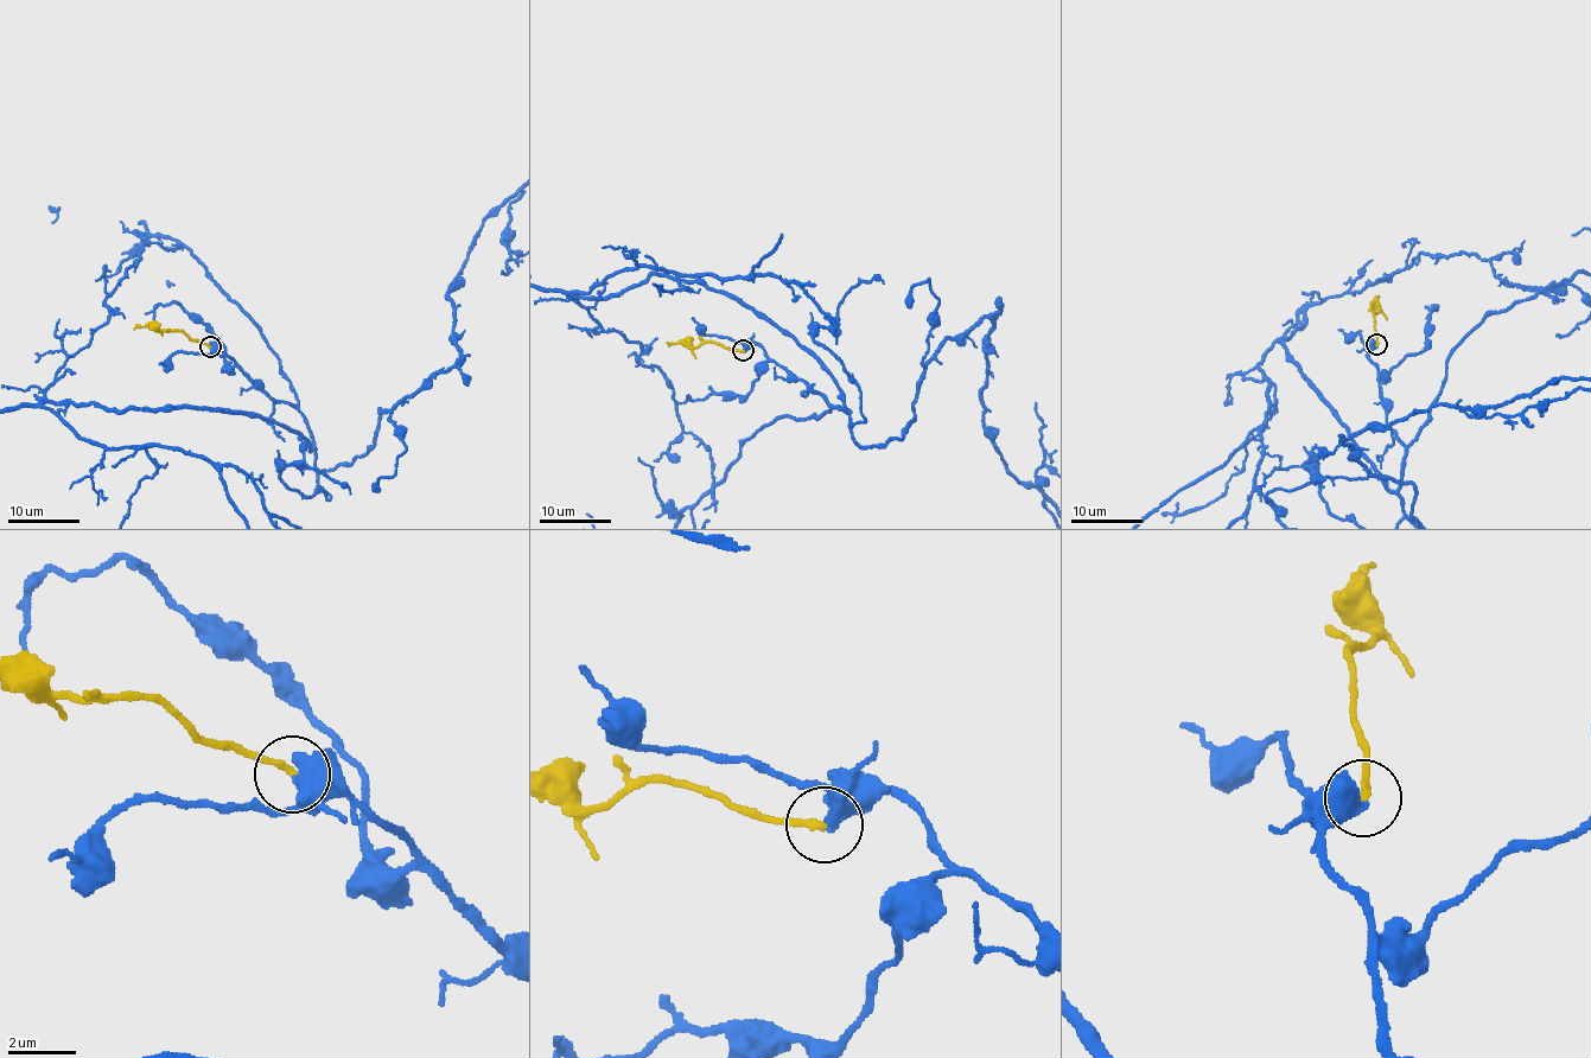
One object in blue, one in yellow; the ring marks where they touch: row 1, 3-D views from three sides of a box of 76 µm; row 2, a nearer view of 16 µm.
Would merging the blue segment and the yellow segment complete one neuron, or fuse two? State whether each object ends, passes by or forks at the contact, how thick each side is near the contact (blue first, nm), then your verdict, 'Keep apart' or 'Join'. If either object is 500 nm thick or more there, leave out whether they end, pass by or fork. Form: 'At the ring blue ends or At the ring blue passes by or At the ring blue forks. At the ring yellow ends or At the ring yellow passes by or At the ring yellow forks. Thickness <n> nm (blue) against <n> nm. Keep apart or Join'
Thickness 600 nm (blue) against 200 nm. Join

